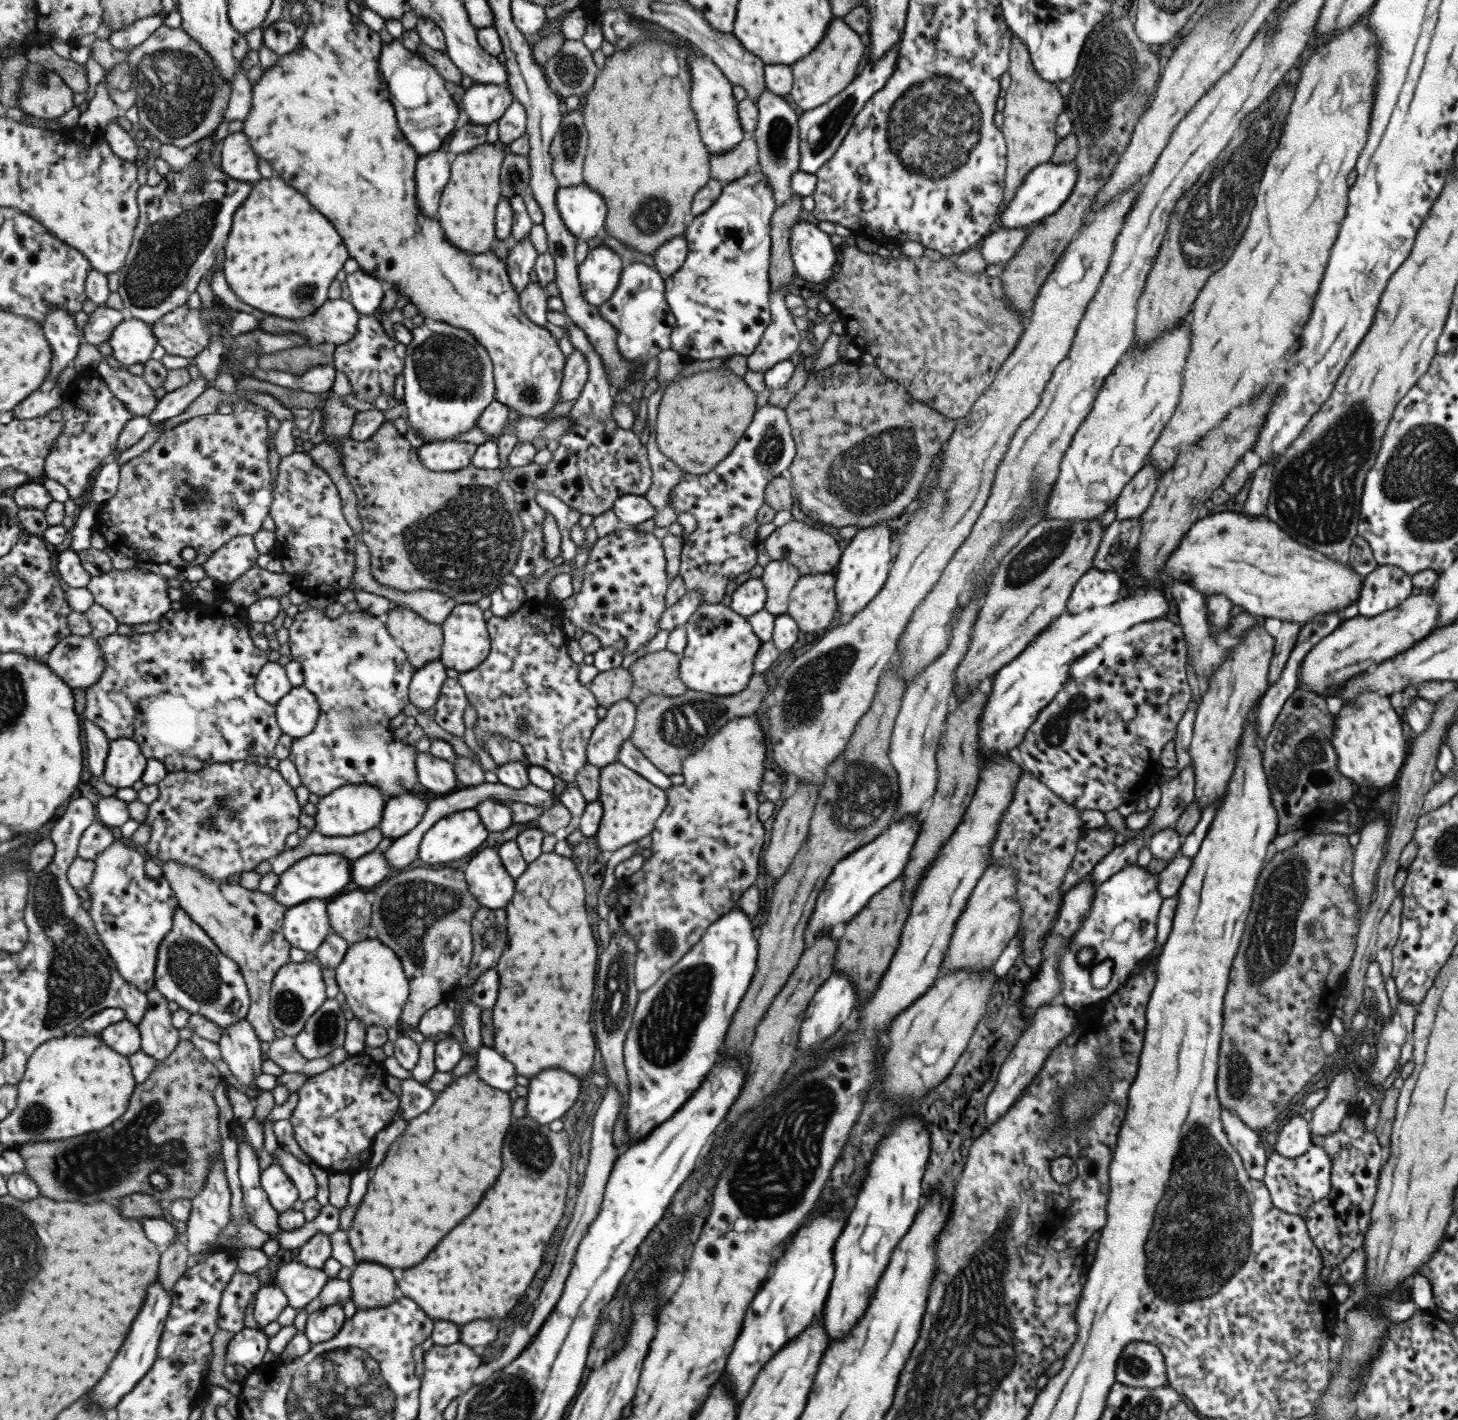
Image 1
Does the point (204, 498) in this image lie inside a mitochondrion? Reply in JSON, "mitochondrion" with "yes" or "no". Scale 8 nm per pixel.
{"mitochondrion":"yes"}

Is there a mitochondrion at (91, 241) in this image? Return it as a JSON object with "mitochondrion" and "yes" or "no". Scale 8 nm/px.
{"mitochondrion":"no"}

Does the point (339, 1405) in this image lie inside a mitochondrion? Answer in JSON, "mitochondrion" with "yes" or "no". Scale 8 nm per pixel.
{"mitochondrion":"yes"}

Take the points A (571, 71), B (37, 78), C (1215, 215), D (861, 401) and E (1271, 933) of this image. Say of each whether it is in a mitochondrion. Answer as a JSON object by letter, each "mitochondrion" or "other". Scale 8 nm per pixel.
{"A":"mitochondrion","B":"mitochondrion","C":"mitochondrion","D":"other","E":"mitochondrion"}

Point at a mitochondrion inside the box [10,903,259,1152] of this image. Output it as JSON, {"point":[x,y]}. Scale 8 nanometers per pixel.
{"point":[191,967]}

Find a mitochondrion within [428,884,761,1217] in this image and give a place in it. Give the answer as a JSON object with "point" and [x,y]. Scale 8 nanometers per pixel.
{"point":[667,1030]}

